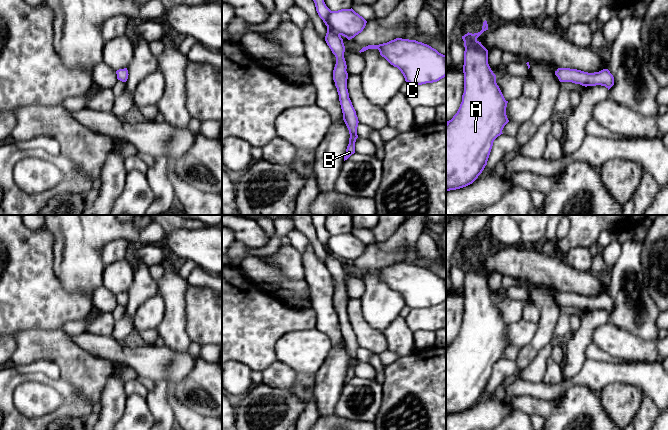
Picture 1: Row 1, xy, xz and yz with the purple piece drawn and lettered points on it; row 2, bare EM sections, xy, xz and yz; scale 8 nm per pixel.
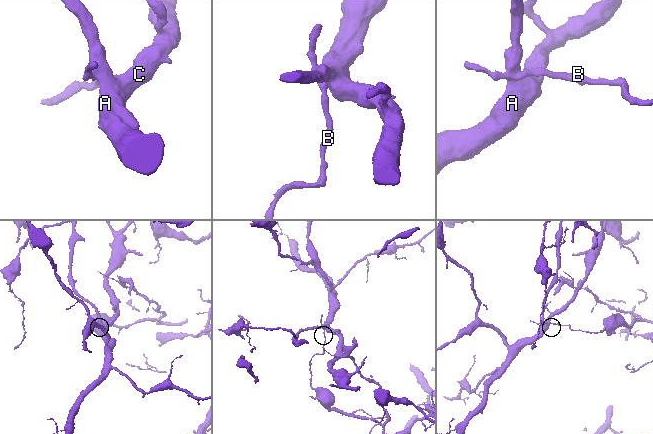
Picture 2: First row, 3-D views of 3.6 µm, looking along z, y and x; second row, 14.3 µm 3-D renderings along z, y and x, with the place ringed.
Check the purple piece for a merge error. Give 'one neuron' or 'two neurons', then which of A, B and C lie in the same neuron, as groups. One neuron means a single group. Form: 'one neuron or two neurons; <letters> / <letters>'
two neurons; A C / B

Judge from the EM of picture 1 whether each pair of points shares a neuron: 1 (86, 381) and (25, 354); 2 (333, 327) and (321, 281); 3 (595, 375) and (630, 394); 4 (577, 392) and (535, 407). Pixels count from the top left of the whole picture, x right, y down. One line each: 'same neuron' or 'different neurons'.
1: same neuron
2: same neuron
3: different neurons
4: same neuron

